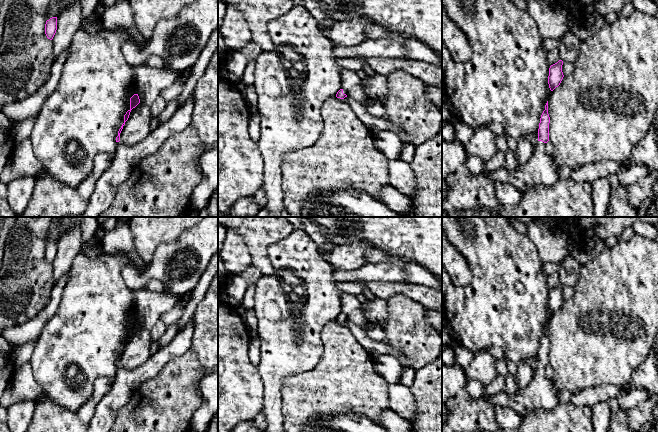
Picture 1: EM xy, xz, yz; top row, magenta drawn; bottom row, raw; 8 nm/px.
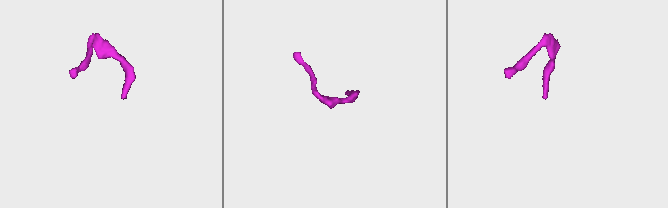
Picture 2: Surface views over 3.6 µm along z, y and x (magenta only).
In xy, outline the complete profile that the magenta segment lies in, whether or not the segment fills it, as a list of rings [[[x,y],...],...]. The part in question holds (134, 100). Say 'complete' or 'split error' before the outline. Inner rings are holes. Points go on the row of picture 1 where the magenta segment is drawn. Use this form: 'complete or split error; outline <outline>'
split error; outline [[[193,93],[167,121],[160,123],[152,130],[146,139],[136,145],[126,145],[120,141],[120,133],[128,120],[130,112],[140,103],[138,94],[130,98],[130,109],[124,115],[124,123],[116,137],[116,152],[111,165],[102,173],[95,189],[87,201],[83,214],[66,217],[98,217],[112,204],[117,188],[131,175],[136,165],[145,157],[155,152],[164,141],[173,135],[190,127],[193,113]]]

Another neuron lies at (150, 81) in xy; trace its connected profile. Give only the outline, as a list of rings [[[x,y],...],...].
[[[147,64],[135,67],[136,91],[140,103],[148,106],[159,97],[160,92],[173,85],[181,73],[167,68],[154,68]]]

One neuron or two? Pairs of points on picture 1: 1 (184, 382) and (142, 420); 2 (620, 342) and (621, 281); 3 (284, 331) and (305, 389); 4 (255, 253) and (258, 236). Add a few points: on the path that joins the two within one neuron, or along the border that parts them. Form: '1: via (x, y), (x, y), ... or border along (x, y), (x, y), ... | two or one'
1: via (174, 392), (152, 414) | one
2: via (620, 327), (621, 296) | one
3: border along (319, 360), (313, 368), (289, 375), (281, 388) | two
4: via (258, 249), (258, 240) | one

